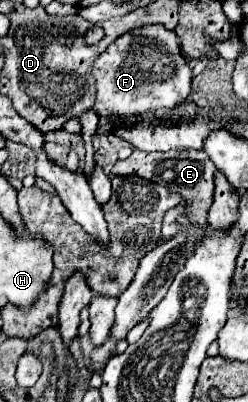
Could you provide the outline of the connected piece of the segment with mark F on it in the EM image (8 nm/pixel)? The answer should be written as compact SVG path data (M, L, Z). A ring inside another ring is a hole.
M144 25L142 29L134 29L134 33L124 33L106 51L102 51L94 59L94 81L96 81L96 101L92 105L94 113L98 115L98 129L94 137L110 135L122 129L130 117L146 117L146 113L154 113L154 117L162 117L170 109L190 101L192 93L192 67L190 59L182 53L178 45L178 37L174 31L162 29L162 25Z

